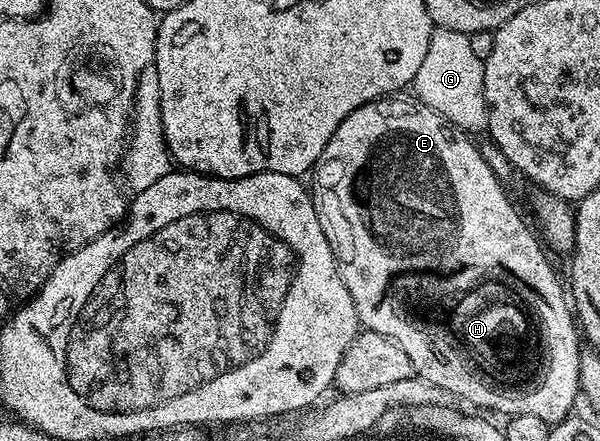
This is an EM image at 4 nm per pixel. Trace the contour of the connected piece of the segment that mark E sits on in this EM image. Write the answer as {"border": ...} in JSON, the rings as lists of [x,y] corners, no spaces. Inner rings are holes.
{"border":[[[404,96],[375,98],[373,102],[362,104],[362,108],[350,112],[350,116],[346,116],[346,120],[338,124],[338,132],[330,136],[330,144],[326,144],[311,175],[313,178],[312,182],[310,181],[310,193],[314,212],[318,212],[318,224],[322,224],[322,232],[326,232],[326,244],[330,244],[332,255],[336,257],[338,272],[354,300],[354,308],[360,318],[361,327],[364,330],[378,332],[387,338],[393,338],[402,348],[402,352],[410,356],[415,377],[421,378],[425,383],[429,382],[445,395],[453,394],[454,397],[461,398],[472,406],[481,406],[484,410],[497,410],[498,413],[504,414],[503,416],[514,414],[538,416],[550,424],[564,421],[573,413],[577,399],[581,397],[580,355],[582,353],[582,336],[578,331],[578,323],[565,285],[563,288],[555,270],[548,263],[541,239],[537,235],[537,239],[532,235],[532,230],[524,223],[523,216],[516,211],[515,204],[508,199],[508,194],[504,191],[505,183],[496,178],[490,164],[486,164],[479,145],[475,141],[472,143],[468,139],[471,137],[465,131],[448,121],[434,108],[427,106],[425,102],[412,96],[400,97]],[[480,278],[504,278],[504,282],[512,282],[516,290],[524,290],[524,298],[532,302],[532,314],[536,314],[536,346],[544,350],[544,358],[540,358],[540,366],[532,366],[532,370],[524,370],[524,374],[520,374],[520,378],[516,378],[512,386],[500,386],[496,378],[488,378],[488,374],[480,374],[480,370],[476,370],[476,366],[472,366],[472,362],[468,362],[468,358],[464,358],[464,354],[456,350],[456,342],[452,342],[452,338],[448,338],[444,330],[432,330],[432,326],[424,326],[424,322],[416,322],[416,318],[408,318],[408,302],[416,302],[416,294],[452,294],[452,290],[464,290],[464,286],[472,286],[472,282],[480,282]]]}

